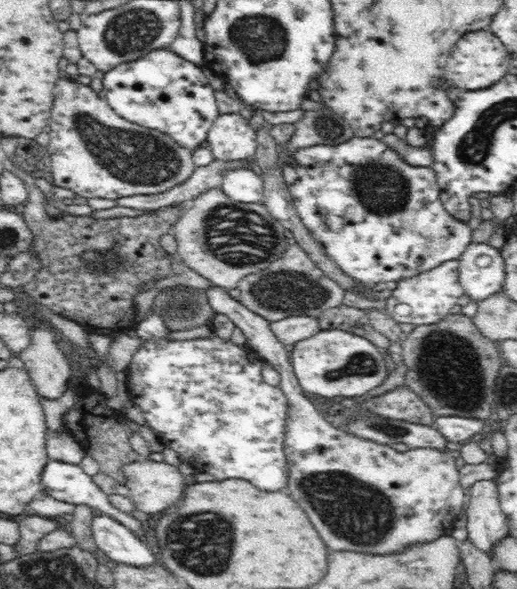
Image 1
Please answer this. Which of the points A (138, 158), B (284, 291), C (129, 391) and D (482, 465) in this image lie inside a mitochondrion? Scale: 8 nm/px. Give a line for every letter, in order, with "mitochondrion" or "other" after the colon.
A: mitochondrion
B: mitochondrion
C: other
D: other

